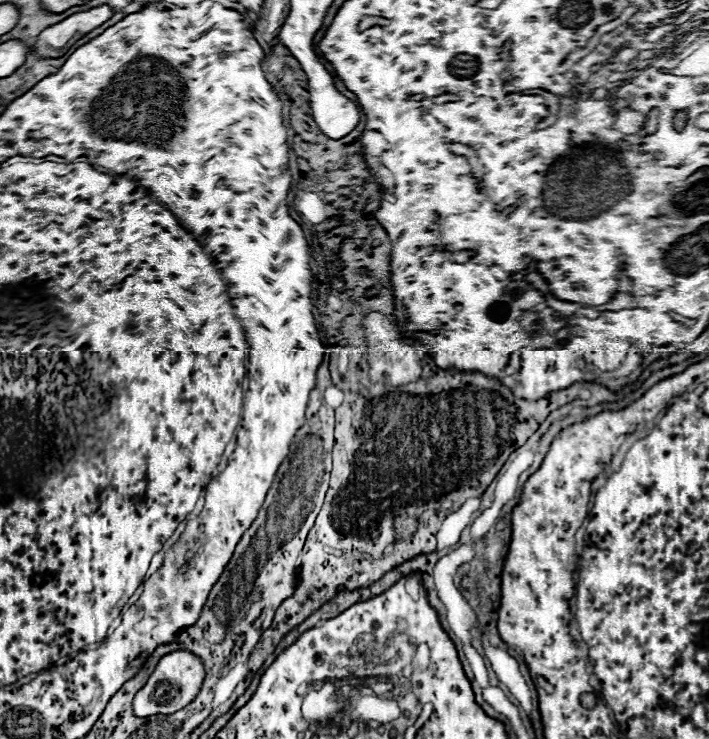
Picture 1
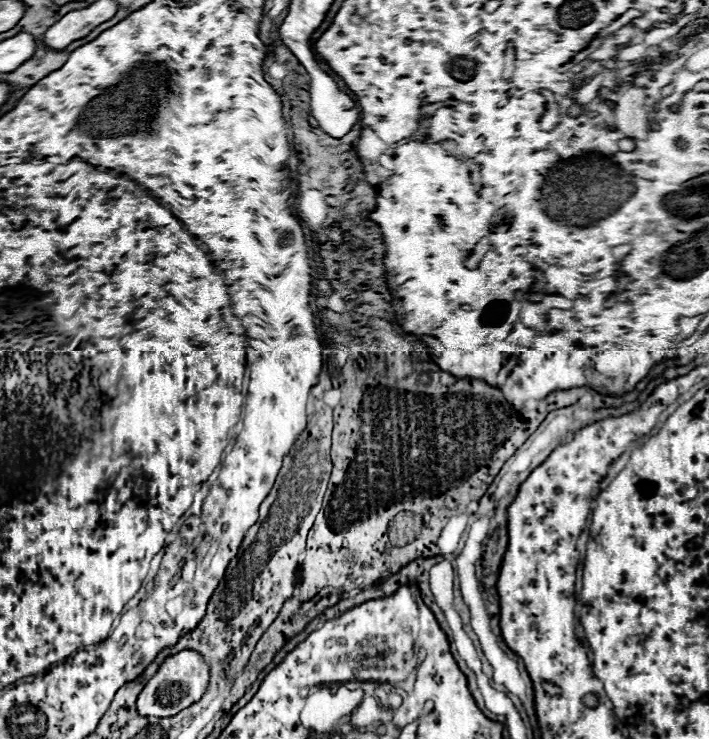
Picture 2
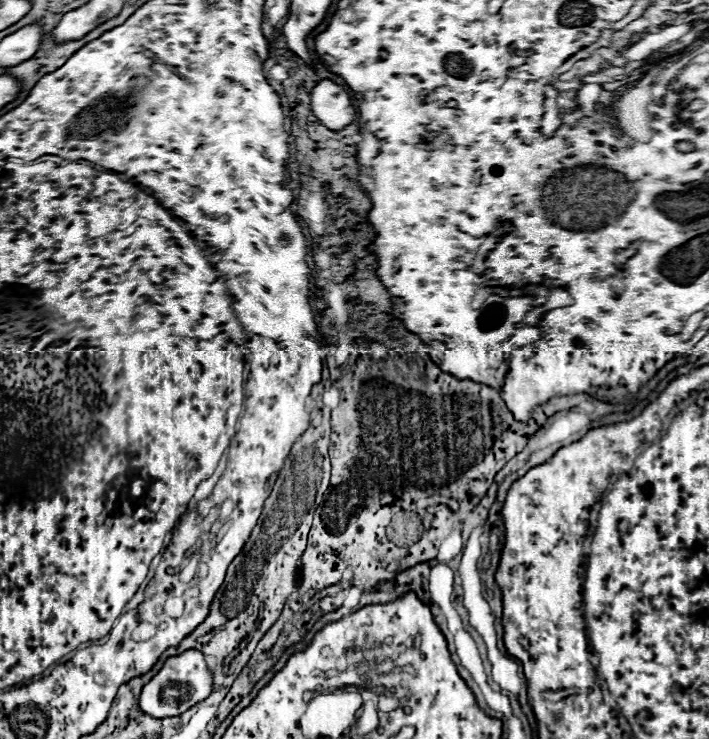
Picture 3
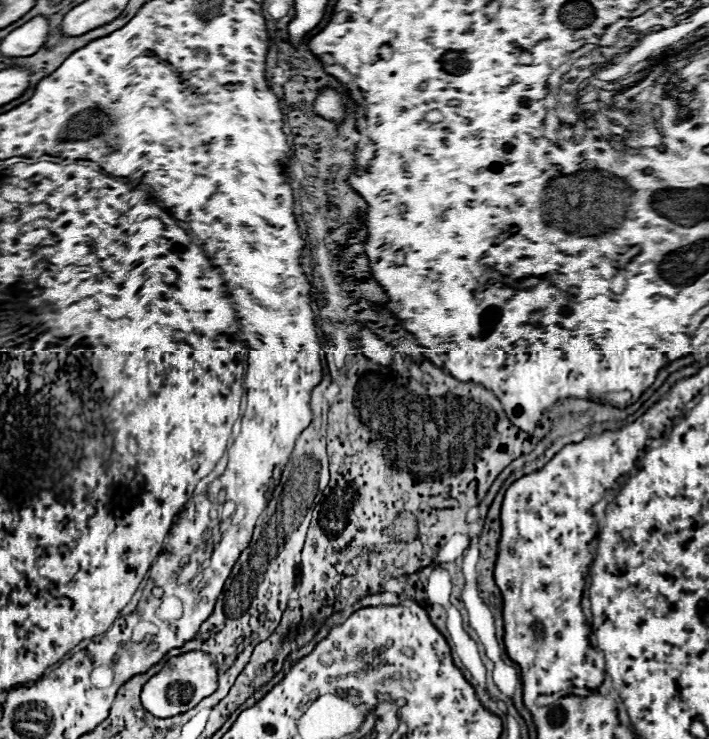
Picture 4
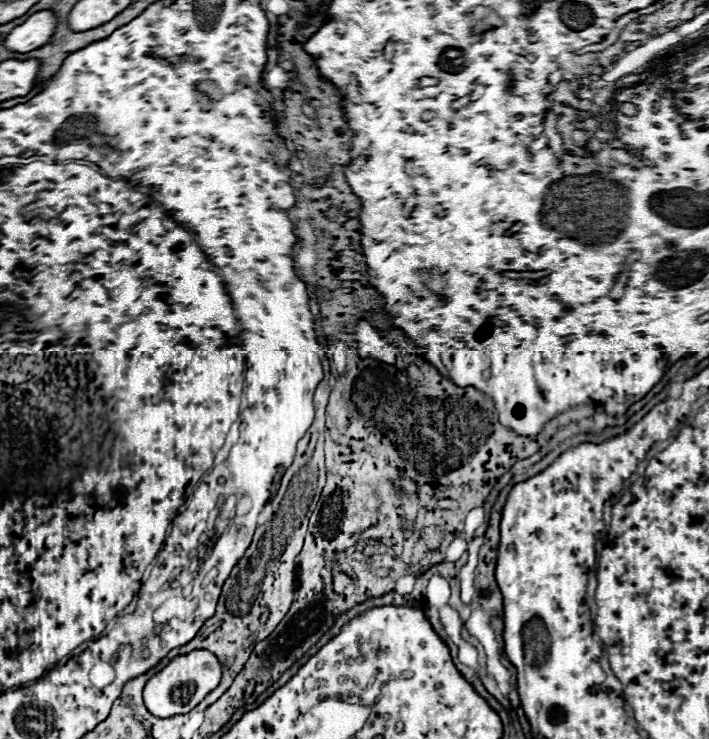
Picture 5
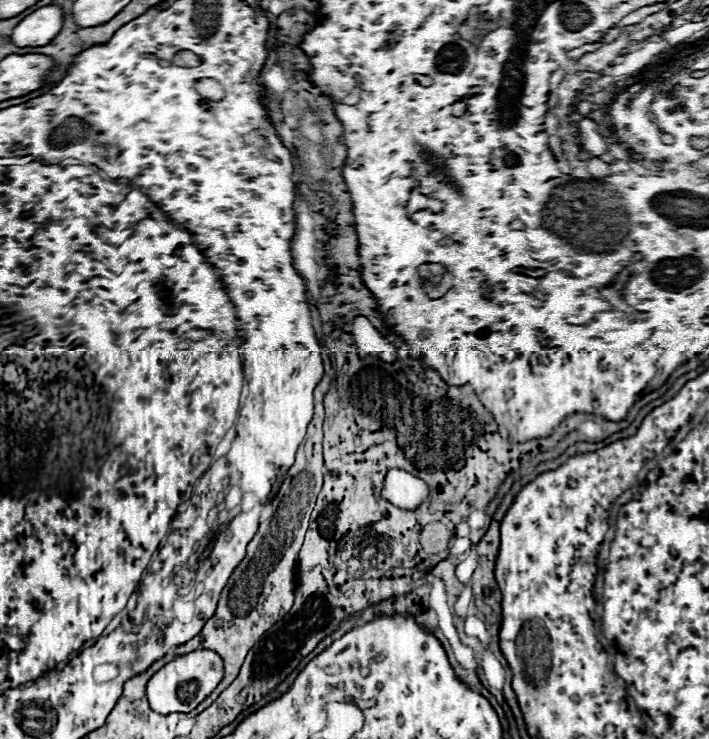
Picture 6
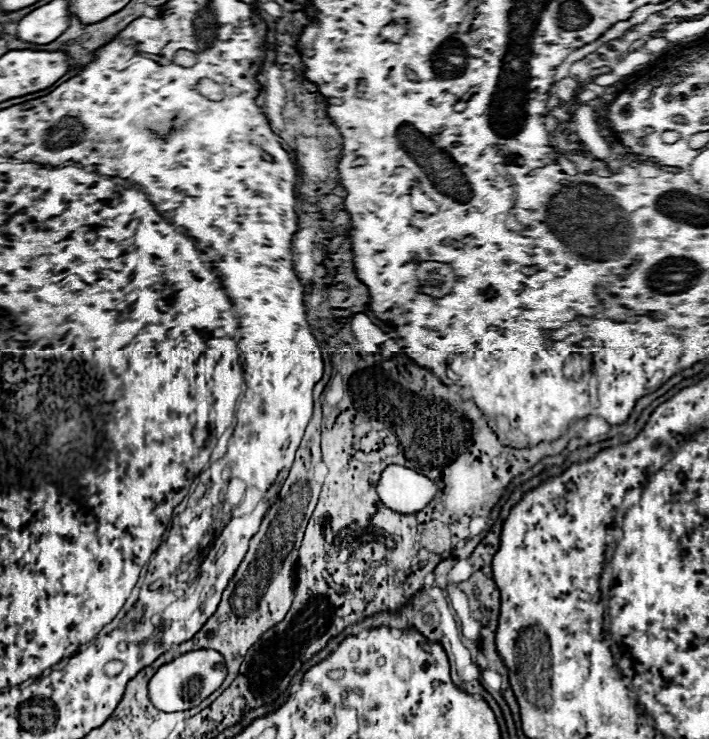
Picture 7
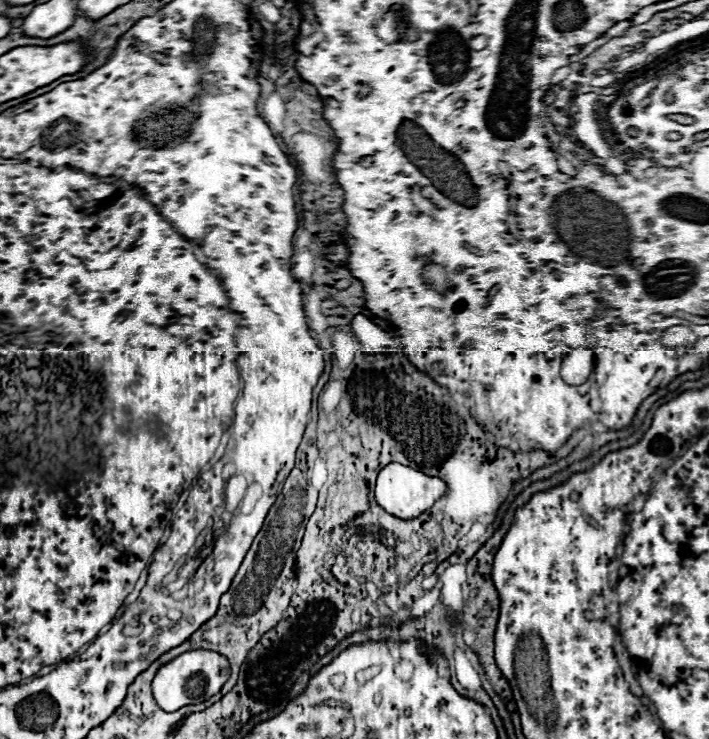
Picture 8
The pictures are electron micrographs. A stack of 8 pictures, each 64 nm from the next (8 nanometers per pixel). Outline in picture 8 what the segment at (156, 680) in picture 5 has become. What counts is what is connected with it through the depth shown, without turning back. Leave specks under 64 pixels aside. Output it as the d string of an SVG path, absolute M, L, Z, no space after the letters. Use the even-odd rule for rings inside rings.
M190 650L170 660L156 672L152 692L160 708L164 708L166 712L176 712L184 706L200 704L202 700L212 698L214 694L220 692L220 688L226 684L228 678L230 678L230 664L222 654L212 650Z

